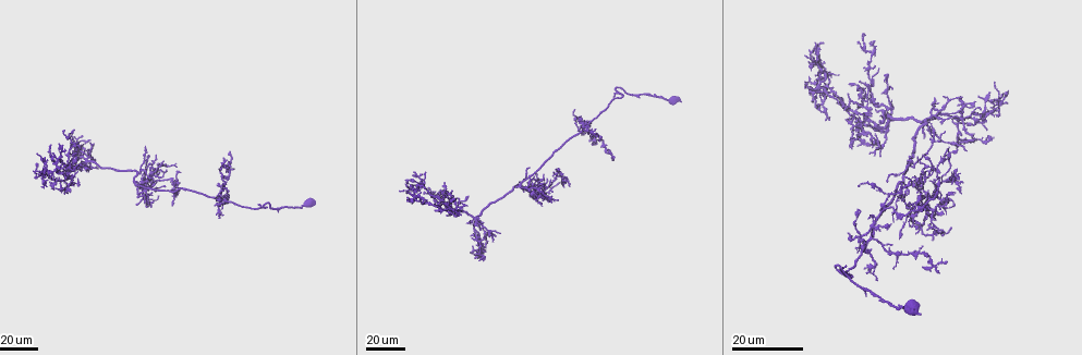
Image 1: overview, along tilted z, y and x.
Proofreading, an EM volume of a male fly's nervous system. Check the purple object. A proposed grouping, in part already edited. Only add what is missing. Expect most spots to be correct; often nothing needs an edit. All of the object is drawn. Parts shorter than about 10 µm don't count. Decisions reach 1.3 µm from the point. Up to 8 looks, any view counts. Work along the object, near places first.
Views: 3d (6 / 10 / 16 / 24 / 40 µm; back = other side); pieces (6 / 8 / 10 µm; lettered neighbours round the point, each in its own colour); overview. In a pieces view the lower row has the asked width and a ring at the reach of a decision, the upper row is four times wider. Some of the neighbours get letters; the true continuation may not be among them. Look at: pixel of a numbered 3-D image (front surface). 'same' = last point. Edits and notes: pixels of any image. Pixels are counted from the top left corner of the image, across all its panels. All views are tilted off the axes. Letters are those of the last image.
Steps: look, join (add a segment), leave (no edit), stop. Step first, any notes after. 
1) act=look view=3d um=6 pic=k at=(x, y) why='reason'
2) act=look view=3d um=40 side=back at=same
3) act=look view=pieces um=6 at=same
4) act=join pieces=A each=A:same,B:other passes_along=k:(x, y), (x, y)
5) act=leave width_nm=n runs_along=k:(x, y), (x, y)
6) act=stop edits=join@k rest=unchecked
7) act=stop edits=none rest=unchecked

act=look view=3d um=24 pic=1 at=(821, 59) why='branch stops here'

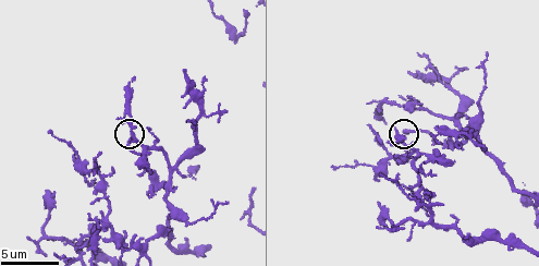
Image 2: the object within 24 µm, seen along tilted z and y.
act=look view=pieces um=8 at=same why='what lies round it'

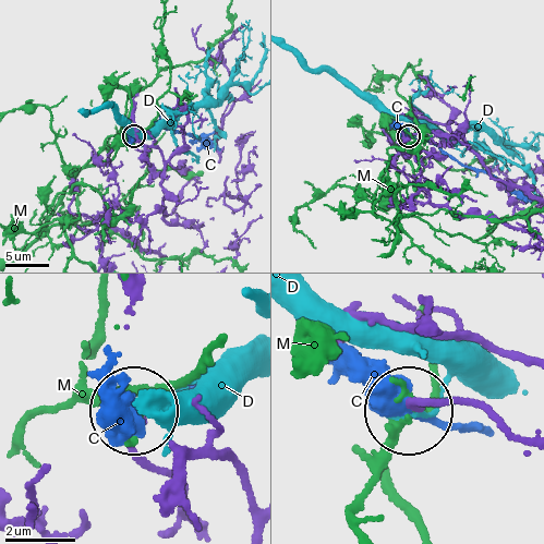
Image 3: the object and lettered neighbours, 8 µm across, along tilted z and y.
act=leave each=C:other,D:other,M:other found='no lettered segment goes on from it'

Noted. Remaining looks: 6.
act=look view=3d um=24 pic=1 at=(956, 149) why='tapers out'

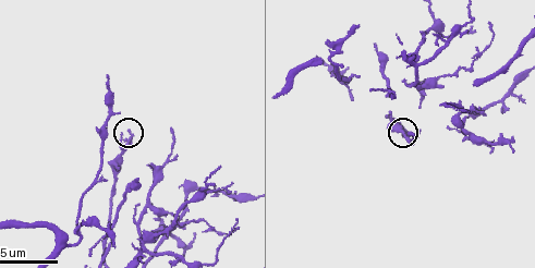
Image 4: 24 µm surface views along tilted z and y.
act=look view=pieces um=6 pic=4 at=(131, 131)

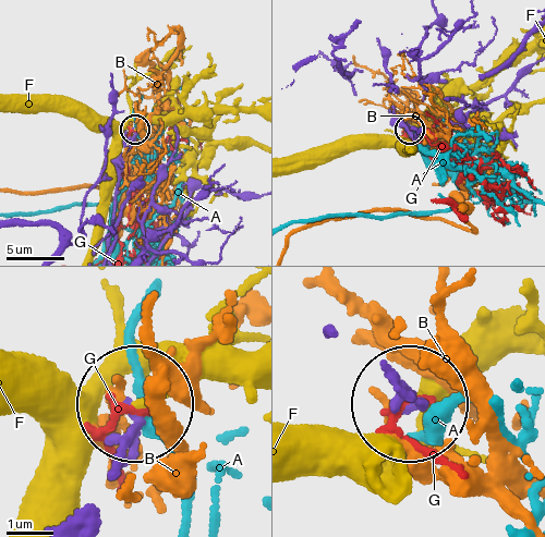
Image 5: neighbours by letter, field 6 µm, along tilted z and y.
act=leave width_nm=170 each=A:other,B:other,F:other,G:other runs_along=5:(107, 247), (117, 203), (118, 161), (130, 146), (134, 130) found='no lettered segment goes on from it'

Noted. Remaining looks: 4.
act=look view=3d um=24 pic=1 at=(154, 183) why='an open end'

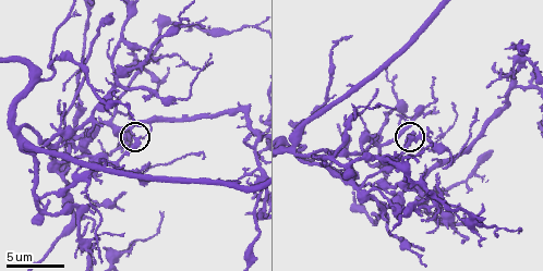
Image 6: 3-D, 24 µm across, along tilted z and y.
act=look view=pieces um=10 pic=6 at=(138, 137) why='what lies round it'

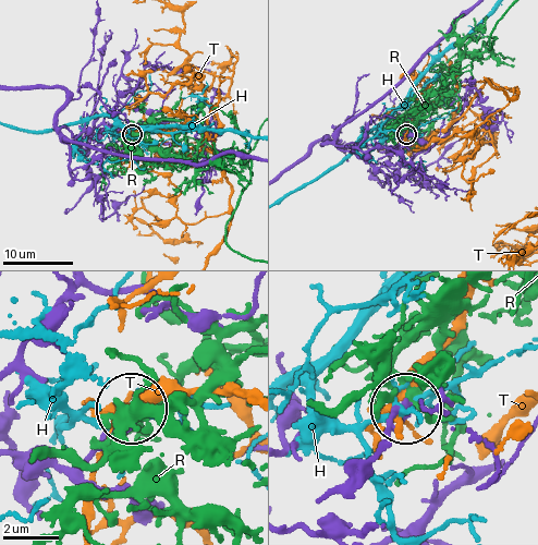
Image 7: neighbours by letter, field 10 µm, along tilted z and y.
act=leave each=H:other,R:other,T:other found='none of them fits'

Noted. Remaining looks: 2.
act=look view=3d um=40 pic=1 at=(565, 184) why='an open end'

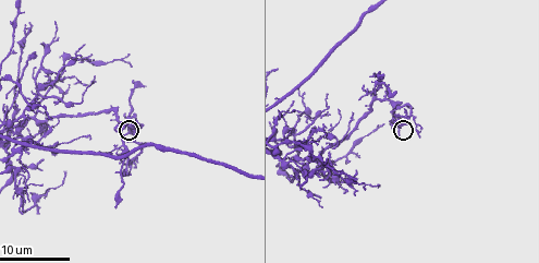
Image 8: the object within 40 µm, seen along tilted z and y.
act=look view=pieces um=6 pic=8 at=(405, 124)

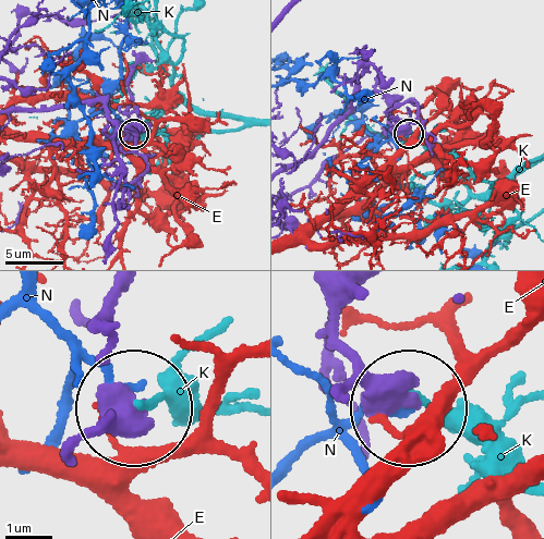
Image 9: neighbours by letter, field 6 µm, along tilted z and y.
act=leave each=E:other,K:other,N:other found='no lettered segment goes on from it'

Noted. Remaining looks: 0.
act=stop edits=none rest=unchecked

